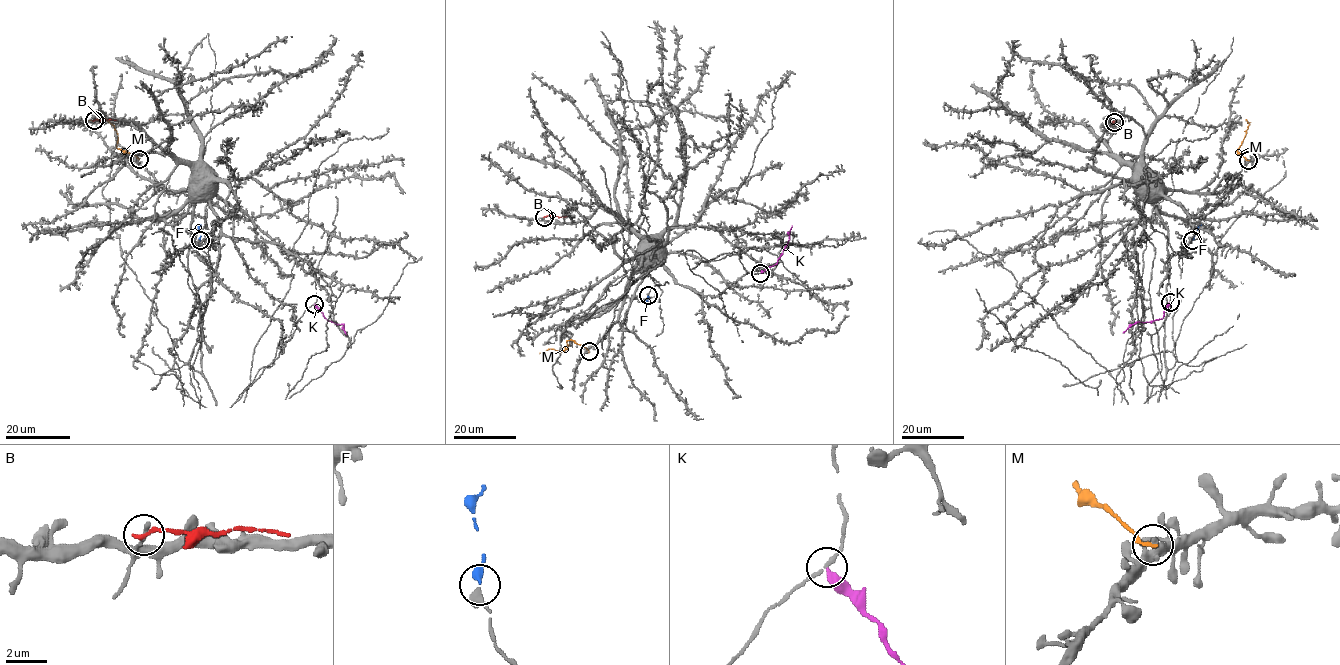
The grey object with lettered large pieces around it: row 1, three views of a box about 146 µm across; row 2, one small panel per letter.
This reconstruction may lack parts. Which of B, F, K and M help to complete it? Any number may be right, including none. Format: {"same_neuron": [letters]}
{"same_neuron": ["F"]}

